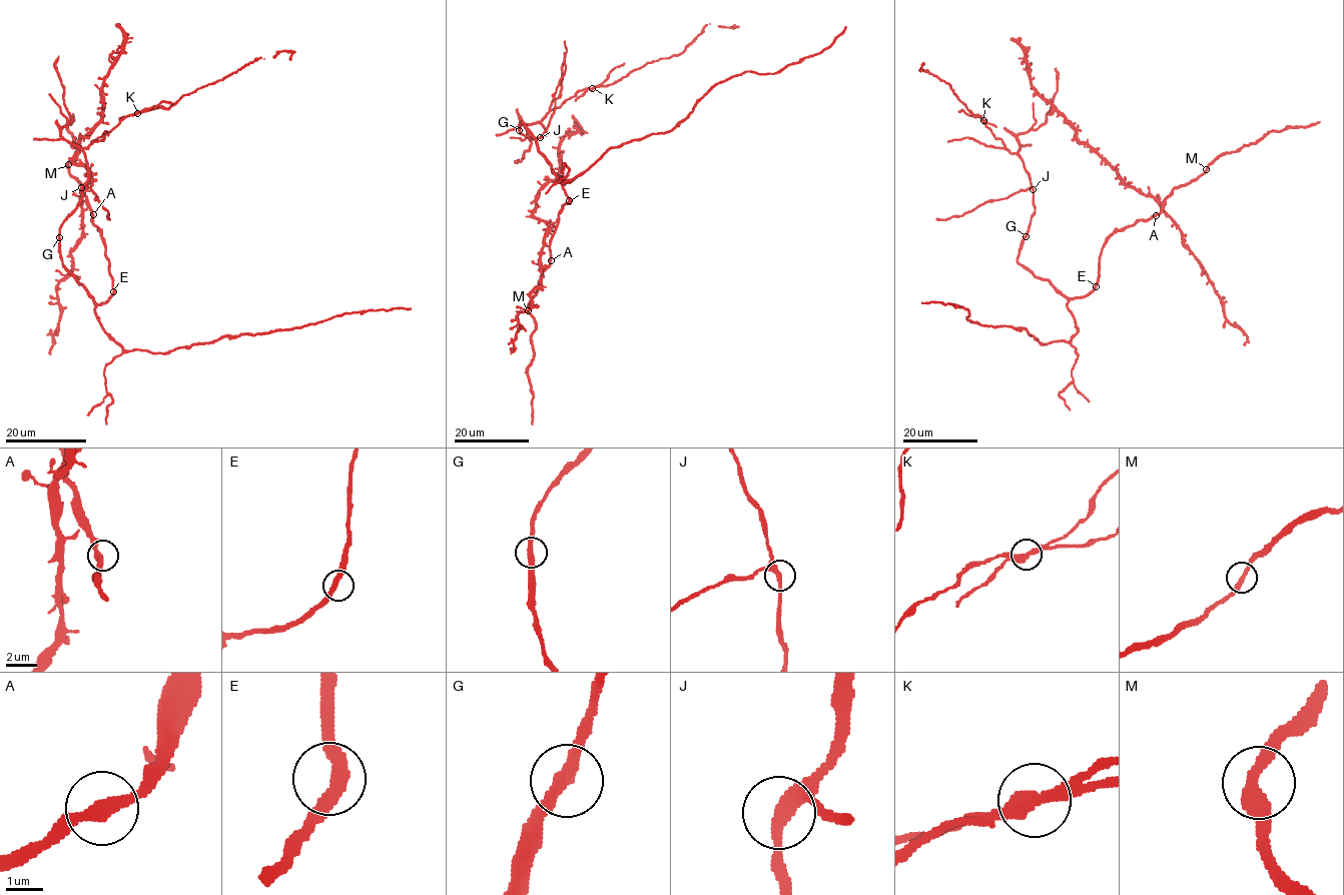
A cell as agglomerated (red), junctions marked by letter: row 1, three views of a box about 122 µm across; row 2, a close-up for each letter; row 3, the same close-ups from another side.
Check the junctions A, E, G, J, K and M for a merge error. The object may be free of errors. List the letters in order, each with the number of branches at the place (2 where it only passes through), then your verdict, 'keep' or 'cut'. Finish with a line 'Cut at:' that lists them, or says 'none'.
A: 2 branches meet; keep
E: 2 branches meet; keep
G: 2 branches meet; keep
J: 2 branches meet; keep
K: 2 branches meet; cut
M: 2 branches meet; keep
Cut at: K

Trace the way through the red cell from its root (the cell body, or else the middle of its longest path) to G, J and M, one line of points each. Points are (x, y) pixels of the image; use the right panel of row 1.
G: (1055, 287), (1048, 279), (1035, 277), (1018, 261), (1021, 242), (1026, 236)
J: (1055, 287), (1048, 279), (1035, 277), (1018, 261), (1034, 211), (1033, 189)
M: (1055, 287), (1068, 297), (1088, 294), (1096, 284), (1104, 242), (1156, 216), (1175, 187), (1206, 169)

